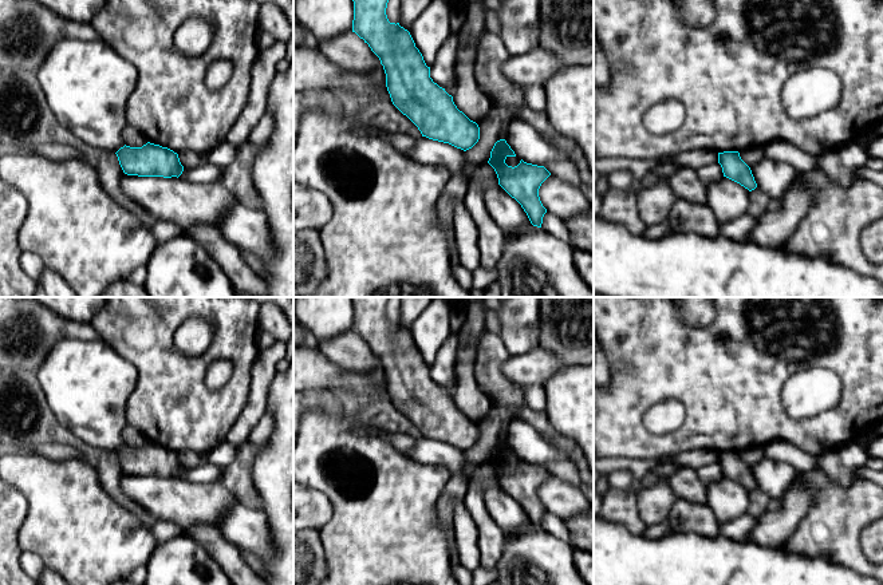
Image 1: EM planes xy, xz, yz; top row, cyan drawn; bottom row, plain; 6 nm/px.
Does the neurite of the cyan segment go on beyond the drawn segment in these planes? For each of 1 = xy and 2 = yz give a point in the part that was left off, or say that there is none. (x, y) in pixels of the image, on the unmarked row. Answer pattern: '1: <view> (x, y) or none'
1: none
2: none

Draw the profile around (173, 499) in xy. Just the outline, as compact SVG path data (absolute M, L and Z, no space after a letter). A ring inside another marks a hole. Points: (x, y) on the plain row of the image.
M122 477L123 494L157 519L184 529L197 523L217 526L218 518L239 501L220 482L193 483L172 477Z

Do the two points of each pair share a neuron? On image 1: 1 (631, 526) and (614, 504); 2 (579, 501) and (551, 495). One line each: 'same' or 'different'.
1: same
2: same

